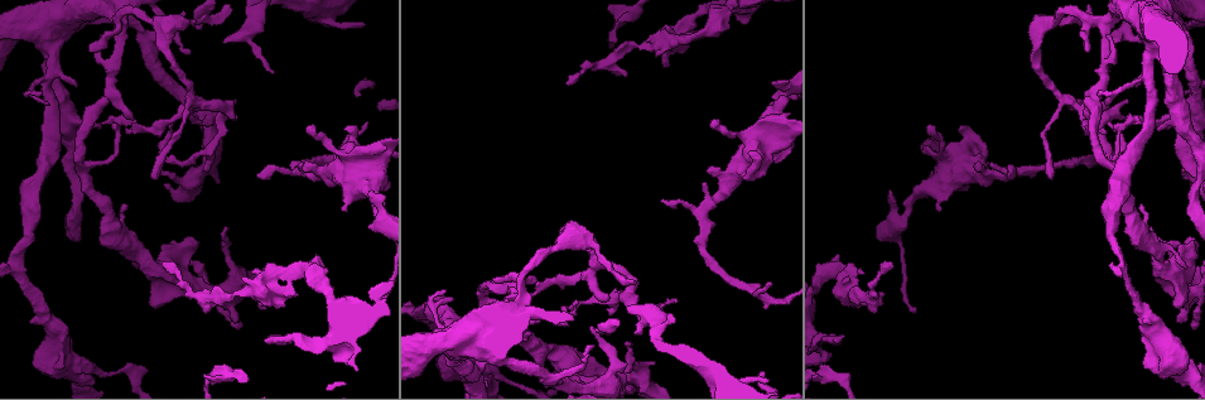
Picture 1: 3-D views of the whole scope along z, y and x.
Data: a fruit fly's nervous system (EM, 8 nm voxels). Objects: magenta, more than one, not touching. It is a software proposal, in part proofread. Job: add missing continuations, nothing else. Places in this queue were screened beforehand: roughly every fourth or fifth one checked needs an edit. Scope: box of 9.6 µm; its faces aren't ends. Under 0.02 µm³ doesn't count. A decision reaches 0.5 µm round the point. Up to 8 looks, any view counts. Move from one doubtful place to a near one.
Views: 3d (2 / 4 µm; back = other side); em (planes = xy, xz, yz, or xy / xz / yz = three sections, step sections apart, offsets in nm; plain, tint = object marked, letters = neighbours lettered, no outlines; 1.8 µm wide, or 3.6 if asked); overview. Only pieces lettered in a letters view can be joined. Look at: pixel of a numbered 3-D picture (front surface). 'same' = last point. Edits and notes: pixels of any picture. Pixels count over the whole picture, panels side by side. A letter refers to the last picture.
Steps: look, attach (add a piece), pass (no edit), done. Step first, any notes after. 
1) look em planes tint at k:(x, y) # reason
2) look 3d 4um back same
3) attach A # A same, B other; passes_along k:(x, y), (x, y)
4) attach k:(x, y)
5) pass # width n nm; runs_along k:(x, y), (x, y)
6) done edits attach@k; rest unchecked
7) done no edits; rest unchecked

look em planes plain at 1:(164, 266) # thin end

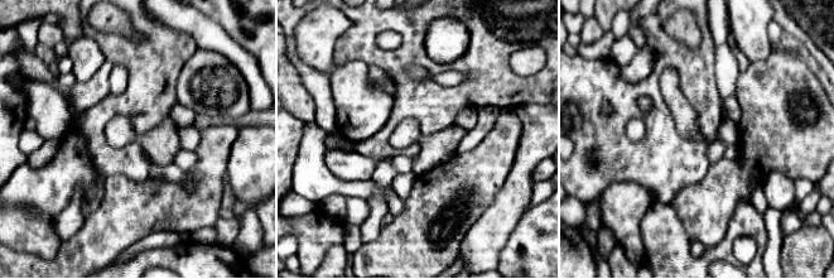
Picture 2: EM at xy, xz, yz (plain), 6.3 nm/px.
look em planes letters same # what lies round it

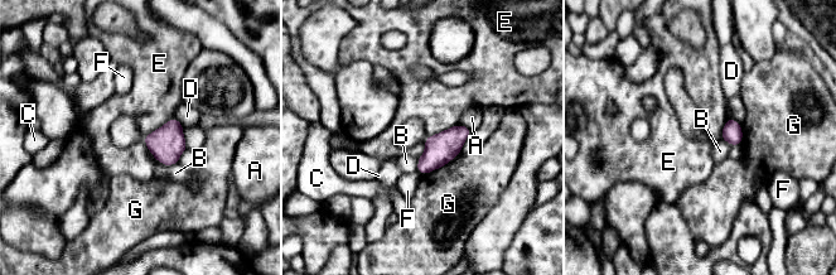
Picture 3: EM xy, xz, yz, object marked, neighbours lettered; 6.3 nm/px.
pass # A other, B other, C other, D other, E other, F other, G other; border 3:(174, 116), (143, 139), (156, 160); no lettered piece goes on from it

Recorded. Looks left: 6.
look 3d 4um at 1:(671, 26) # free end

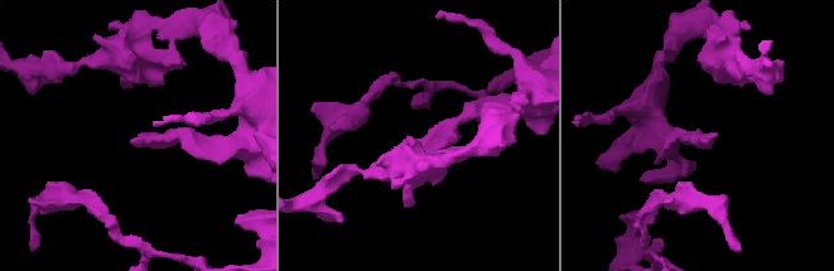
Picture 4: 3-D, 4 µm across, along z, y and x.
look em planes plain at 4:(130, 142) # need the tissue

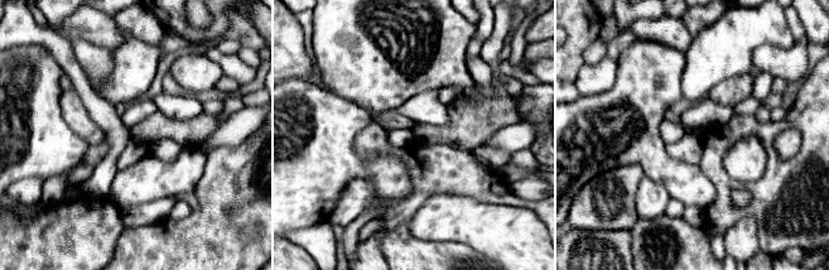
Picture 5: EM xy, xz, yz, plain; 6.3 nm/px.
look em planes letters same

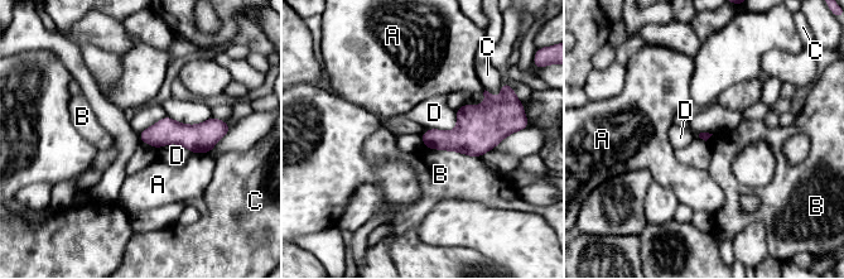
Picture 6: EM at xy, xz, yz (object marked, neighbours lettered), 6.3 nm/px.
pass # A other, B other, C other, D other; none of them fits

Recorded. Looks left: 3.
look 3d 4um at 1:(663, 200) # free end

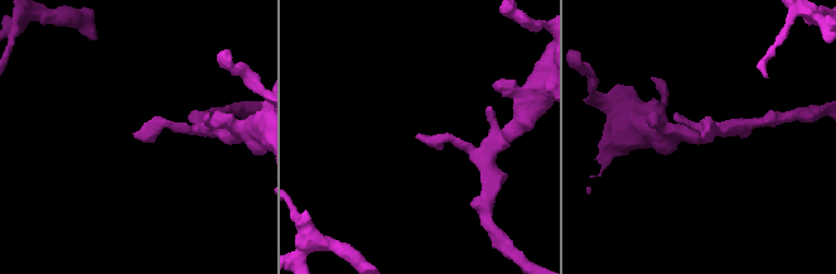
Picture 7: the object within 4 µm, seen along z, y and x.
look em xz step 8 letters at 7:(137, 135)

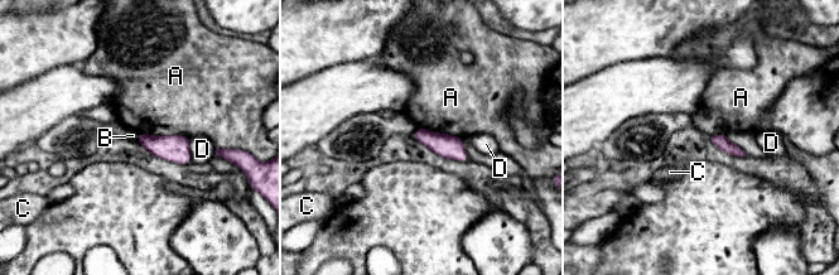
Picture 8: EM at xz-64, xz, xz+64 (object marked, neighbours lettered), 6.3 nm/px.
pass # A other, B other, C other, D other; border 8:(139, 131), (154, 135), (188, 136); no lettered piece goes on from it

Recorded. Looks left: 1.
done no edits; rest unchecked

